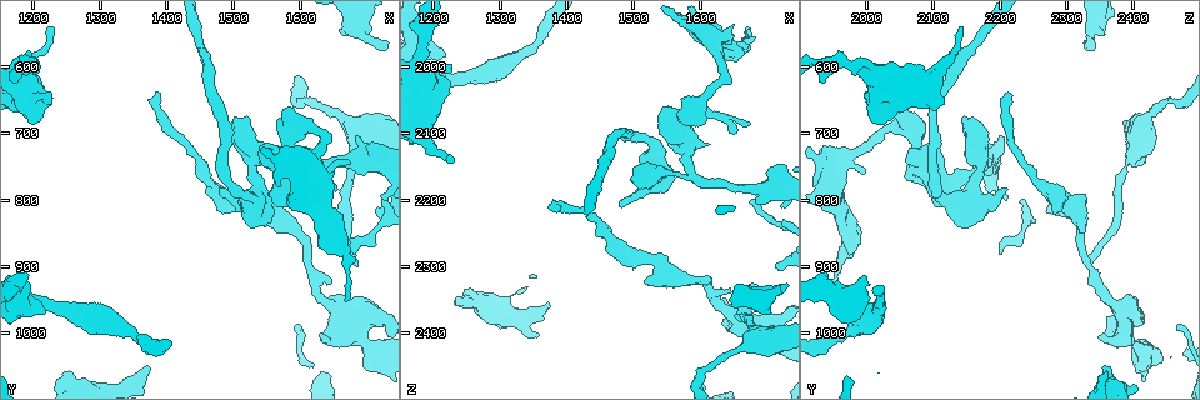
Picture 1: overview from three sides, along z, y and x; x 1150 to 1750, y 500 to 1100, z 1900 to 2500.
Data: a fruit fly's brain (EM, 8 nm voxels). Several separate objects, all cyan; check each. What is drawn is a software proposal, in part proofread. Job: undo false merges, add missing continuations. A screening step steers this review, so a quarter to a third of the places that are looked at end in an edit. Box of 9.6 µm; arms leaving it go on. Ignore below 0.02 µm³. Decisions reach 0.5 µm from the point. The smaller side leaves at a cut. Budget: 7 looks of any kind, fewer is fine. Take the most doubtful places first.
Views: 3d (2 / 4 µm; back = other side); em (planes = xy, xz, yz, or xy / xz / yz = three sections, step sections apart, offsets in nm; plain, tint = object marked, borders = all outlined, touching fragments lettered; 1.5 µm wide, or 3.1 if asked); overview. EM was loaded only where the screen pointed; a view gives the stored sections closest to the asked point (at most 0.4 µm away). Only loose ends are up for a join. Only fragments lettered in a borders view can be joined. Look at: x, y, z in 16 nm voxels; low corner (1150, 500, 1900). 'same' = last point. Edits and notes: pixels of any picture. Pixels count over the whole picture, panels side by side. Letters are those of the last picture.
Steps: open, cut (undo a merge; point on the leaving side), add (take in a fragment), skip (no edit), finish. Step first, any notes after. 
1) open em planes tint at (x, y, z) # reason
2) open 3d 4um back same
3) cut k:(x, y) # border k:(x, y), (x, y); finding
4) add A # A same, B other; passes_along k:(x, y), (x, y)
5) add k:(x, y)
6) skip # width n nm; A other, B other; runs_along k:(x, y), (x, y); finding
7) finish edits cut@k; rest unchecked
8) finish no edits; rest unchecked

open 3d 2um at (1395, 640, 2215) # end of a long branch

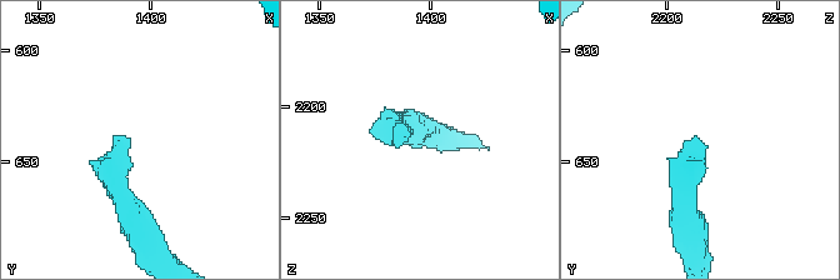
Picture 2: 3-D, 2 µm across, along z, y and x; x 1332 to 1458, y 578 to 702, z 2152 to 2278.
open em xz step 8 borders at (1391, 640, 2214)

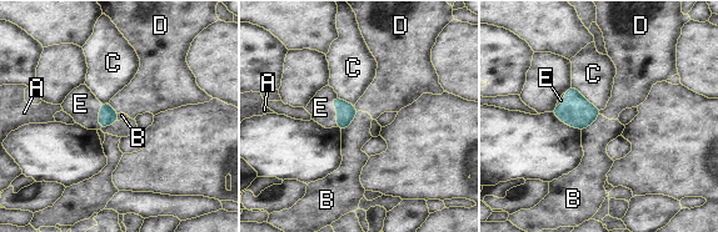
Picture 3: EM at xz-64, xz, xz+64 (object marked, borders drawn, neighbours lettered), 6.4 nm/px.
open em planes borders same

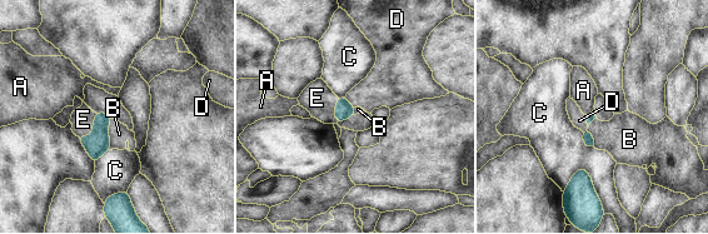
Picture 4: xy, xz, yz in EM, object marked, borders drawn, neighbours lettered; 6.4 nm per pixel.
add E # A other, B other, C other, D other, E same; the neuron continues

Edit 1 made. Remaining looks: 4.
open overview # redraw

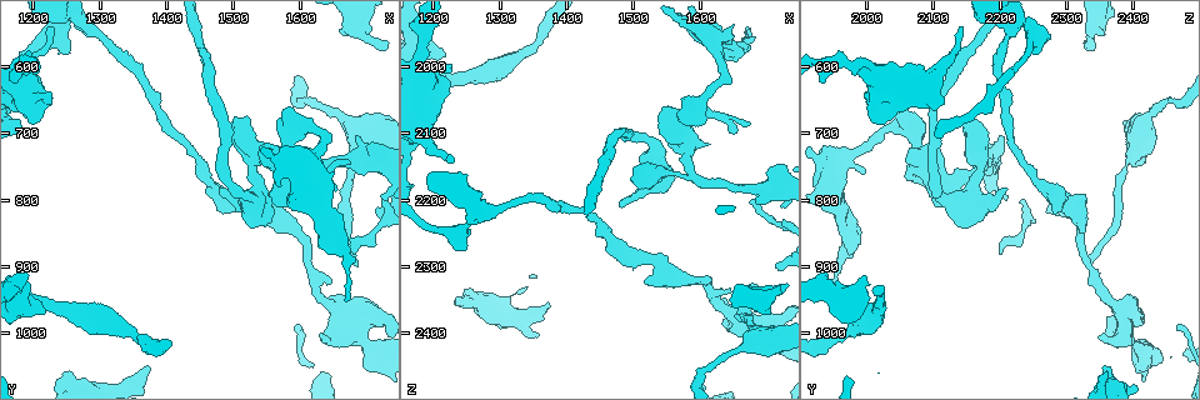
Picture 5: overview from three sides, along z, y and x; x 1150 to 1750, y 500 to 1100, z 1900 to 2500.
open 3d 4um at (1690, 895, 2330) # tapers out

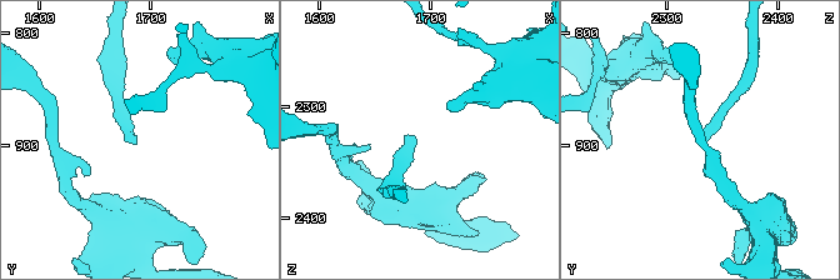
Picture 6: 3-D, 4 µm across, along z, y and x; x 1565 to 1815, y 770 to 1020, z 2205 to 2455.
open em planes borders at (1690, 894, 2330) # shape alone is not enough

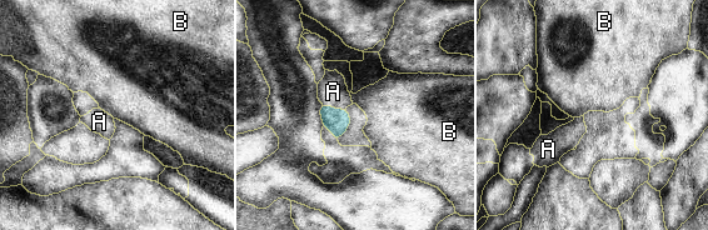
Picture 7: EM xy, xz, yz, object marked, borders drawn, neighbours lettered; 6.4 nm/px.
add A # A same, B other; passes_along 7:(338, 121), (333, 108), (333, 91); it goes on there

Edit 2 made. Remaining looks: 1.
finish edits add@4, add@7; rest unchecked

